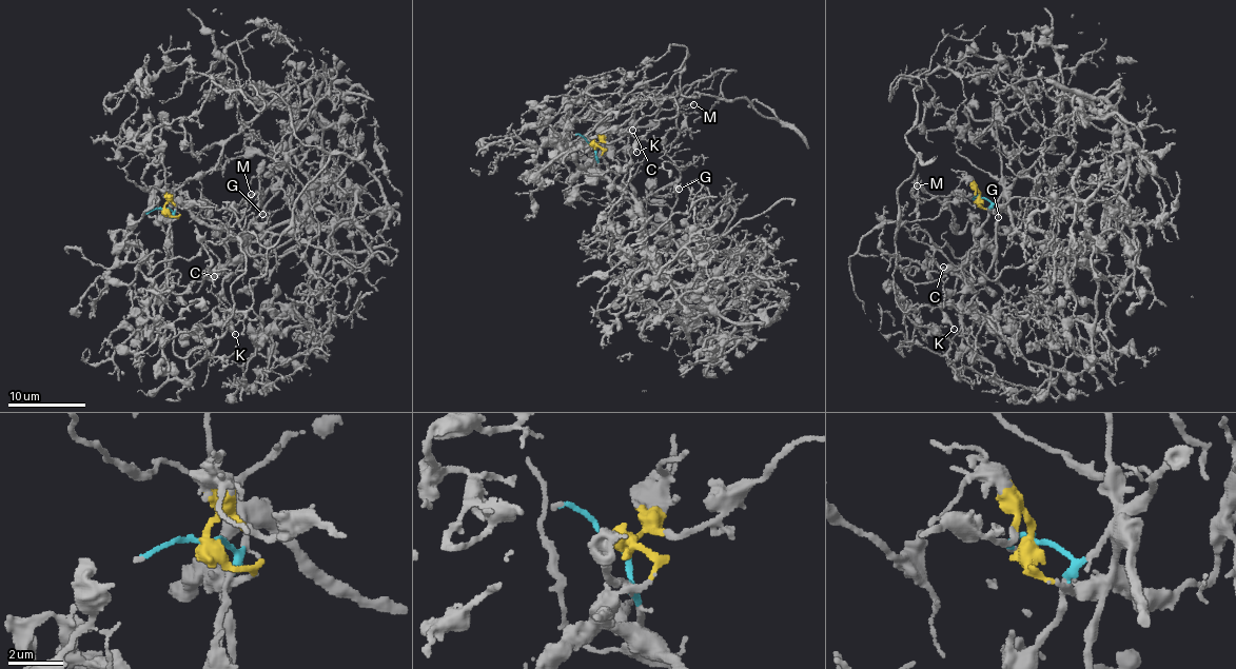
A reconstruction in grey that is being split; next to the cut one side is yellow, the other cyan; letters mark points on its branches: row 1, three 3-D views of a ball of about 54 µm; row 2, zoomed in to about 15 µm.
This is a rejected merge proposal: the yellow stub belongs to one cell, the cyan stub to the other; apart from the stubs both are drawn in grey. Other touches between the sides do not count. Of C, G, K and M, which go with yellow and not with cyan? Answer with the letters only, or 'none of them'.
C, K, M

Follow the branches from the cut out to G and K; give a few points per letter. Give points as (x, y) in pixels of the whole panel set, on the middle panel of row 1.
G: (592, 145), (599, 168), (615, 187), (635, 198), (652, 205), (672, 207), (677, 200), (674, 192), (680, 190)
K: (592, 145), (620, 139), (670, 98), (679, 104), (701, 94), (678, 92), (677, 115), (642, 136), (636, 152)

